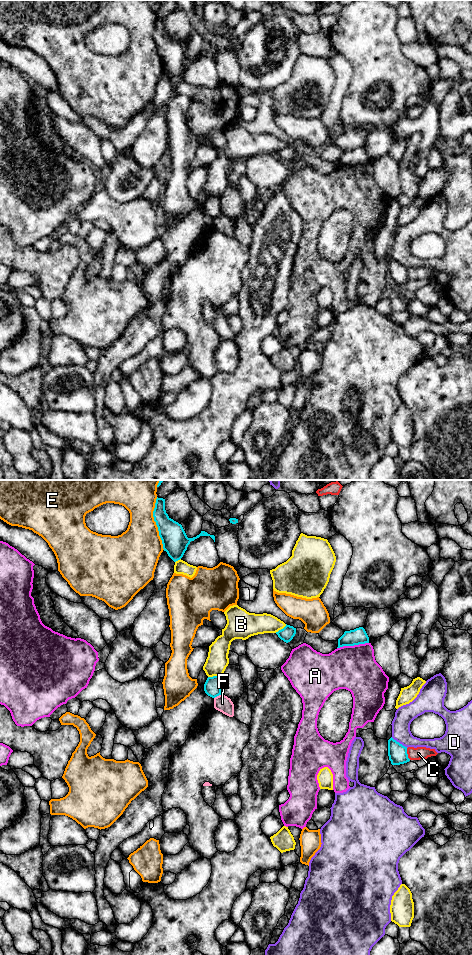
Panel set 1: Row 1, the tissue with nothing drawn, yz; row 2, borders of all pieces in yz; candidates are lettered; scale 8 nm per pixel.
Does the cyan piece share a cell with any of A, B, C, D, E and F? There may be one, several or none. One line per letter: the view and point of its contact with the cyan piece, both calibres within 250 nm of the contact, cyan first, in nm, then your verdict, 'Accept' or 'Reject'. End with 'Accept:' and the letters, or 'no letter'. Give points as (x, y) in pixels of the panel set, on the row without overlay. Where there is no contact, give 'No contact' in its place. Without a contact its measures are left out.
A: Touches cyan at yz (352, 165). Thickness 130 nm (cyan) against 360 nm. Reject
B: Touches cyan at yz (281, 149). Thickness 120 nm (cyan) against 180 nm. Reject
C: Touches cyan at yz (407, 274). Thickness 150 nm (cyan) against 100 nm. Reject
D: Touches cyan at yz (398, 262). Thickness 150 nm (cyan) against 160 nm. Reject
E: Touches cyan at yz (156, 43). Thickness 200 nm (cyan) against 360 nm. Reject
F: Touches cyan at yz (217, 215). Thickness 140 nm (cyan) against 140 nm. Reject
Accept: no letter

